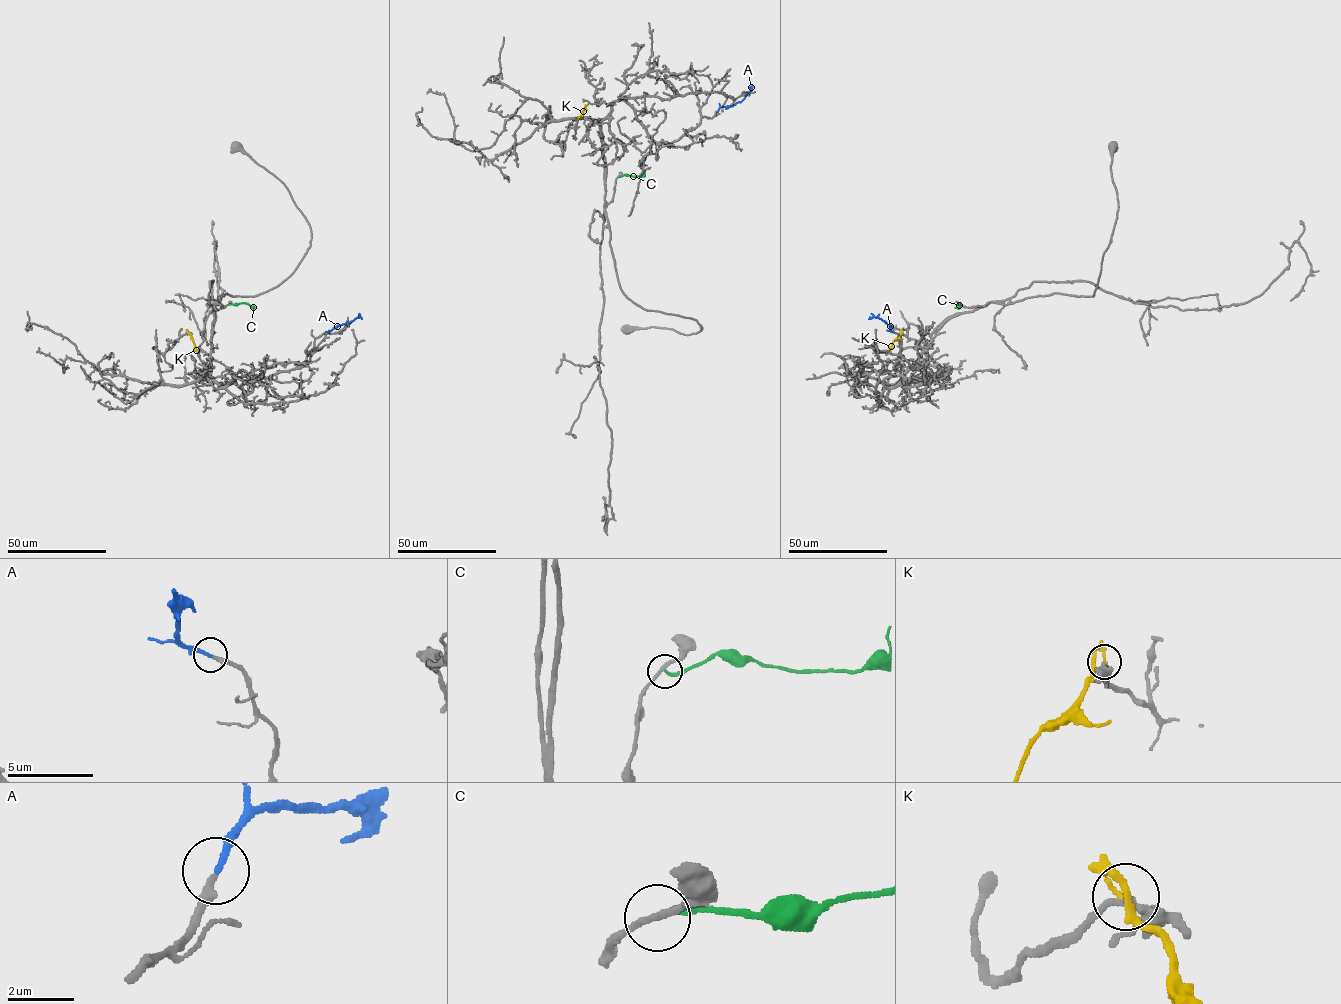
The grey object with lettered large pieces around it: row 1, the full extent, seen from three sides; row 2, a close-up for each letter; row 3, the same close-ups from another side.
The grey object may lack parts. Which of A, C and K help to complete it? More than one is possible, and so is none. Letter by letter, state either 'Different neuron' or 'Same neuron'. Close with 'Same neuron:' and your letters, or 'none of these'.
A: Same neuron
C: Different neuron
K: Different neuron
Same neuron: A

